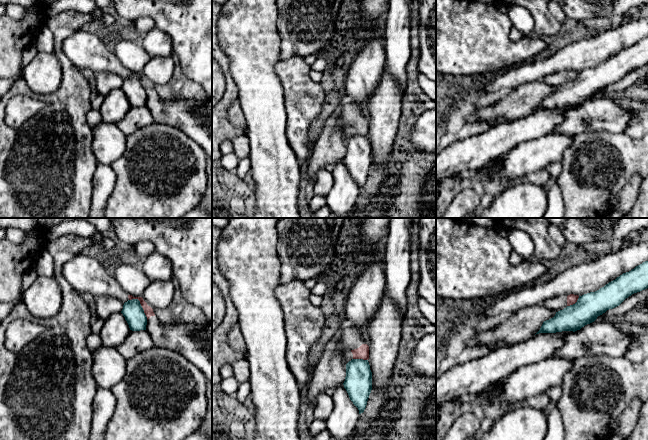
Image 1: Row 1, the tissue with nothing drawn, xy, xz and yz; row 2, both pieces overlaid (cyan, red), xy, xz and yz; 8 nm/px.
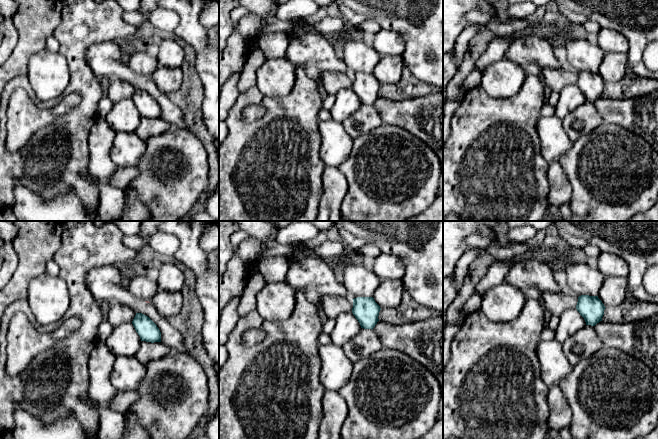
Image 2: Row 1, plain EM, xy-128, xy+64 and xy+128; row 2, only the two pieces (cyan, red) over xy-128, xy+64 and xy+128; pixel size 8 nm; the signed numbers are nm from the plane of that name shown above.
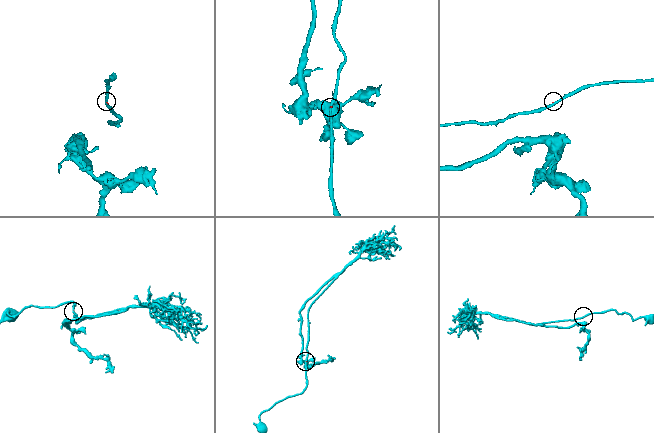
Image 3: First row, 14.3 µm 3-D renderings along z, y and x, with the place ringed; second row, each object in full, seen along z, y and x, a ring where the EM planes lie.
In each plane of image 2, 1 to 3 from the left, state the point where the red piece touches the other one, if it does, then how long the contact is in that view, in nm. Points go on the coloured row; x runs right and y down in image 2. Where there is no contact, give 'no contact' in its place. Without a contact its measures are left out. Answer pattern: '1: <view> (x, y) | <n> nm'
1: no contact
2: no contact
3: no contact

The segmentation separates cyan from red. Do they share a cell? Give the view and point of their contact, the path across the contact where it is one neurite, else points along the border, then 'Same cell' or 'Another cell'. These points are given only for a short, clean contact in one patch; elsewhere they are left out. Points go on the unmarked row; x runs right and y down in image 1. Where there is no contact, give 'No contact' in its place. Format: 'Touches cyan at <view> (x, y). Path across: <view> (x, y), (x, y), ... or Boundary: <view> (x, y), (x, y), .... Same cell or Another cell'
Touches cyan at xy (140, 81). Boundary: xy (129, 75), (137, 75), (139, 77), (147, 95). Another cell

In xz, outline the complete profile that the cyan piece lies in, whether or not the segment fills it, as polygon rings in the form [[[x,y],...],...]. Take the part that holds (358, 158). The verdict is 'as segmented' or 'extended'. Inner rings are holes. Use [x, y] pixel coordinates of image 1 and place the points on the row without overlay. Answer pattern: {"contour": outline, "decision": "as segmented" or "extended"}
{"contour": [[[352,135],[346,140],[343,159],[350,176],[363,189],[372,166],[372,148],[368,136]]], "decision": "as segmented"}

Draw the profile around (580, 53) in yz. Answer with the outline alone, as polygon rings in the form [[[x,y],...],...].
[[[648,11],[641,15],[639,19],[631,19],[620,23],[613,29],[601,32],[597,35],[578,36],[558,45],[553,49],[552,54],[543,59],[531,59],[524,63],[508,68],[507,71],[491,81],[481,81],[479,87],[485,93],[496,92],[502,88],[515,89],[521,85],[543,80],[547,75],[560,71],[578,71],[595,68],[604,63],[609,58],[615,56],[623,49],[629,48],[636,42],[648,37]]]

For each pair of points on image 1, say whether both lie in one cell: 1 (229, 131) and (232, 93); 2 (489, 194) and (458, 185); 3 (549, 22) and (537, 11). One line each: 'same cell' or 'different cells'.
1: same cell
2: same cell
3: same cell

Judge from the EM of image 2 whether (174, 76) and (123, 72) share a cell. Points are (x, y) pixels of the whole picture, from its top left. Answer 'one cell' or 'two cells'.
two cells

